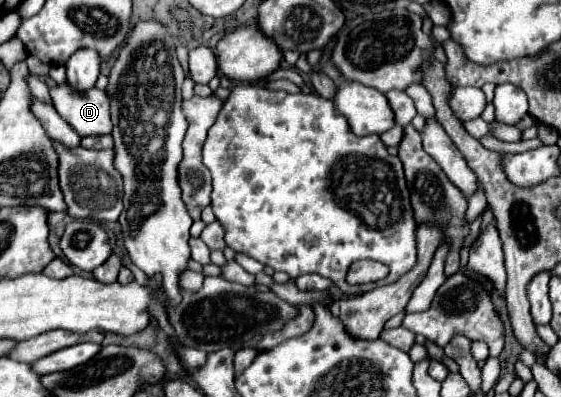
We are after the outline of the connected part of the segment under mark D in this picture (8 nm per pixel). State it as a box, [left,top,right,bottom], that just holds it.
[50,84,110,136]

